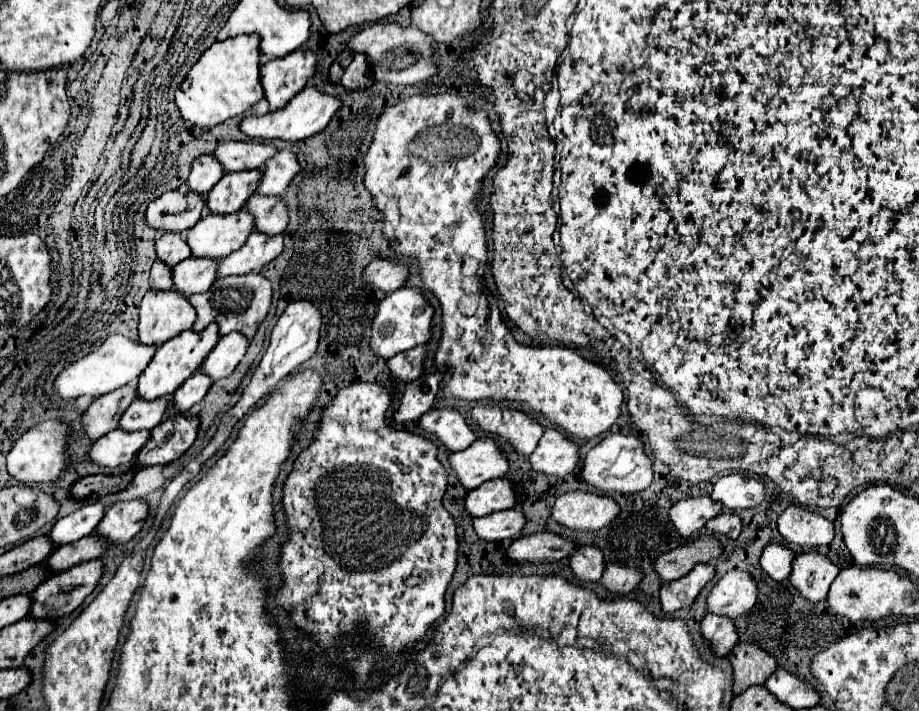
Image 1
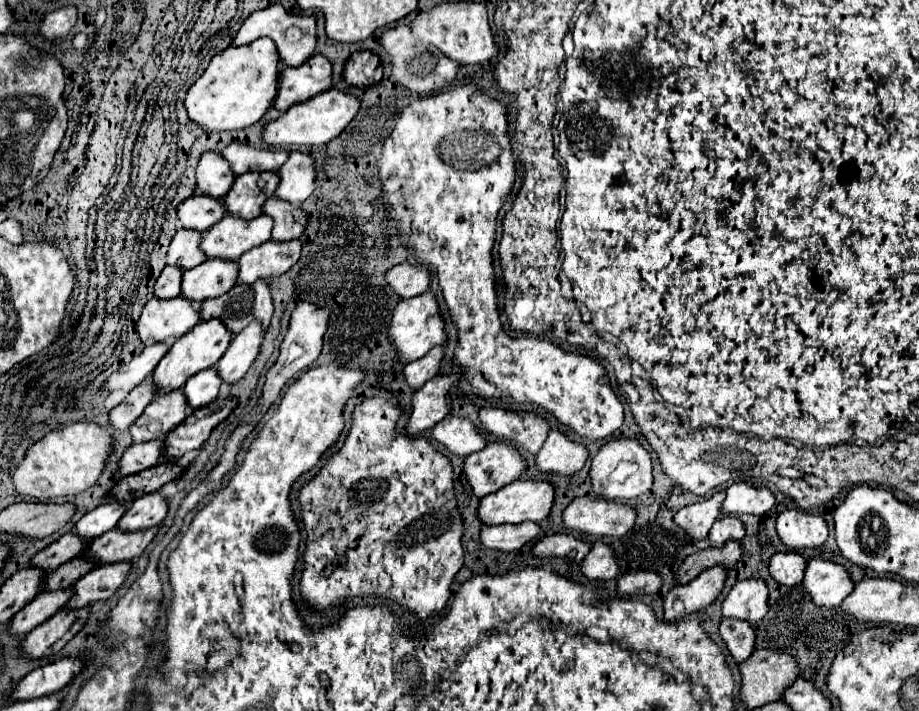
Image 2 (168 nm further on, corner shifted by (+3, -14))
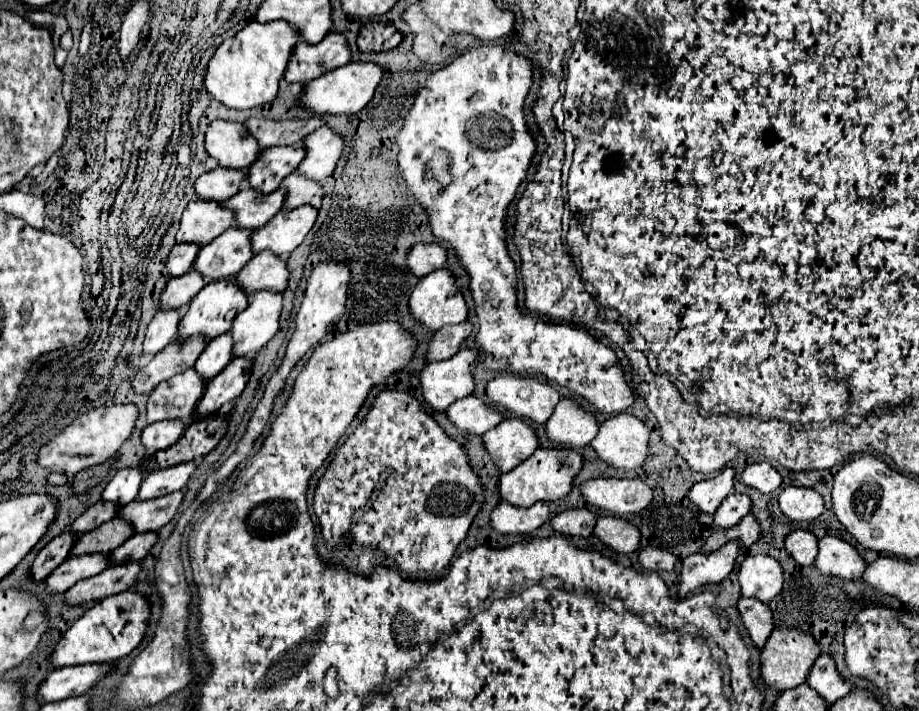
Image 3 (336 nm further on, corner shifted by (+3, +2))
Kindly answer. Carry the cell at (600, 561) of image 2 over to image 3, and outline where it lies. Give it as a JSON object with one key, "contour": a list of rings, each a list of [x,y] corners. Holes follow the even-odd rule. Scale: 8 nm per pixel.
{"contour":[[[617,516],[599,518],[595,526],[595,536],[619,554],[631,554],[639,548],[639,530]]]}

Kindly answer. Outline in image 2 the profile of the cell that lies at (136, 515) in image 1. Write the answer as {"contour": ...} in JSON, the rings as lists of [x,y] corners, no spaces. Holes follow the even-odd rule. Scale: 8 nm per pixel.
{"contour":[[[145,494],[129,504],[117,528],[121,532],[139,532],[155,528],[167,516],[167,502],[159,494]]]}

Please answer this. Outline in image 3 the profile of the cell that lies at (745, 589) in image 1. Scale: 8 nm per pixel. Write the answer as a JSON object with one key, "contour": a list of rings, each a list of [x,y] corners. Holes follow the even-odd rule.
{"contour":[[[767,554],[747,556],[739,570],[739,584],[743,596],[769,602],[783,588],[783,568],[775,558]]]}

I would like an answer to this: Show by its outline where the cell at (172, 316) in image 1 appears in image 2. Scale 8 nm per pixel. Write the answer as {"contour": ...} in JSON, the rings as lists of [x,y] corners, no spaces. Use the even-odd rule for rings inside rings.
{"contour":[[[177,296],[171,300],[151,298],[137,322],[137,334],[145,346],[173,342],[185,336],[199,322],[197,310],[189,300]]]}

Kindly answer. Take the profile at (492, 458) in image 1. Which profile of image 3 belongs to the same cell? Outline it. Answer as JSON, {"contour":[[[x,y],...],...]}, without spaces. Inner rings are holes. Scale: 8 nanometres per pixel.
{"contour":[[[507,418],[483,436],[489,456],[495,460],[501,472],[513,470],[519,462],[527,460],[539,446],[539,440],[531,426],[521,418]]]}

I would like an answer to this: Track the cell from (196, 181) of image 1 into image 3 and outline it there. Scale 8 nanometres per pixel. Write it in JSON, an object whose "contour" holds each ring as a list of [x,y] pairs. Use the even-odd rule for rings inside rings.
{"contour":[[[213,120],[205,134],[205,148],[209,156],[219,160],[223,168],[247,170],[261,154],[255,138],[243,128],[243,122]]]}

